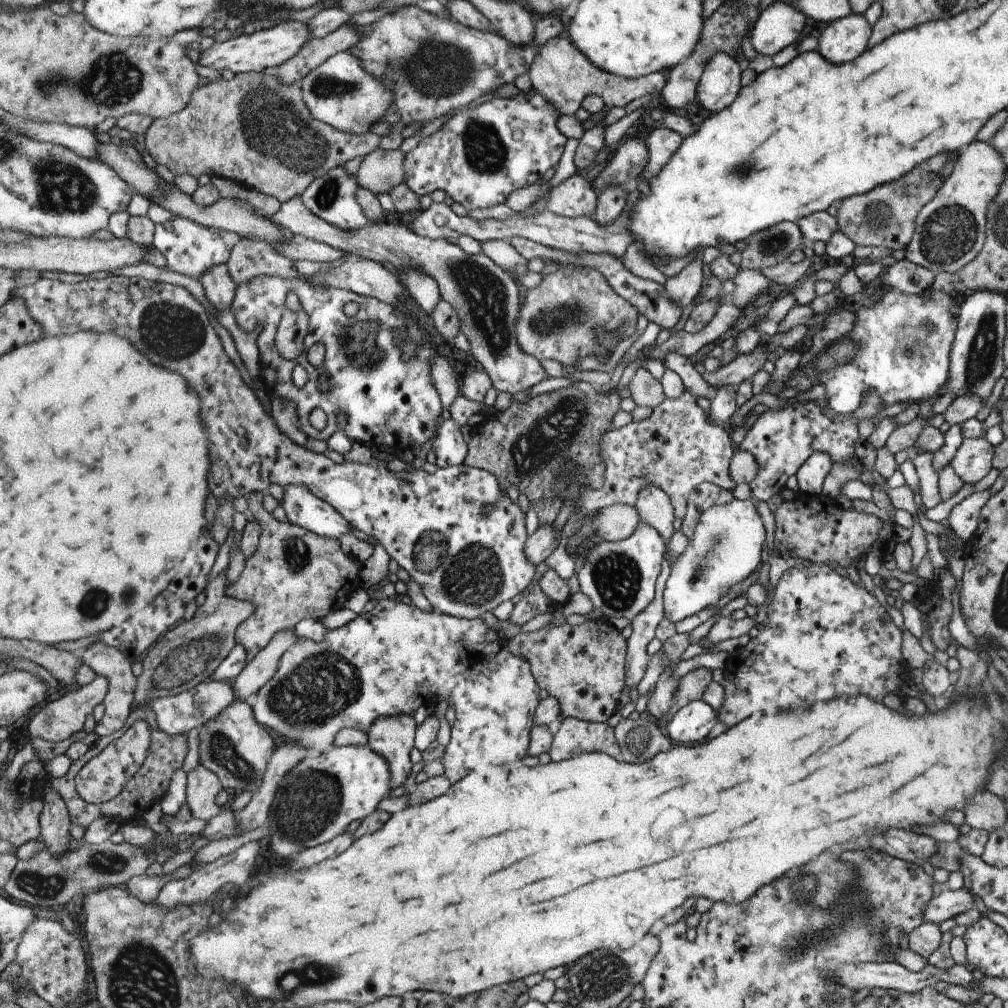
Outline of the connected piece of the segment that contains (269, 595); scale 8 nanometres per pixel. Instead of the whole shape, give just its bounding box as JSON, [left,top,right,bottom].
[227,494,363,662]

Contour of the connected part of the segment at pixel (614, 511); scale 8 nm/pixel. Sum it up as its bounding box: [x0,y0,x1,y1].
[593,504,641,542]

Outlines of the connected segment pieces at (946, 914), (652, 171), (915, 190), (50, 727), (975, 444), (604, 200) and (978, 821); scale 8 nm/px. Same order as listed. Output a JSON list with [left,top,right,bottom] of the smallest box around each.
[[923,888,975,924],[641,128,681,182],[837,166,943,252],[29,676,109,742],[949,438,993,484],[593,186,629,226],[963,790,1007,832]]

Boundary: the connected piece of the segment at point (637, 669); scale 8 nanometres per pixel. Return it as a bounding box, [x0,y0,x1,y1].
[625,550,671,690]

